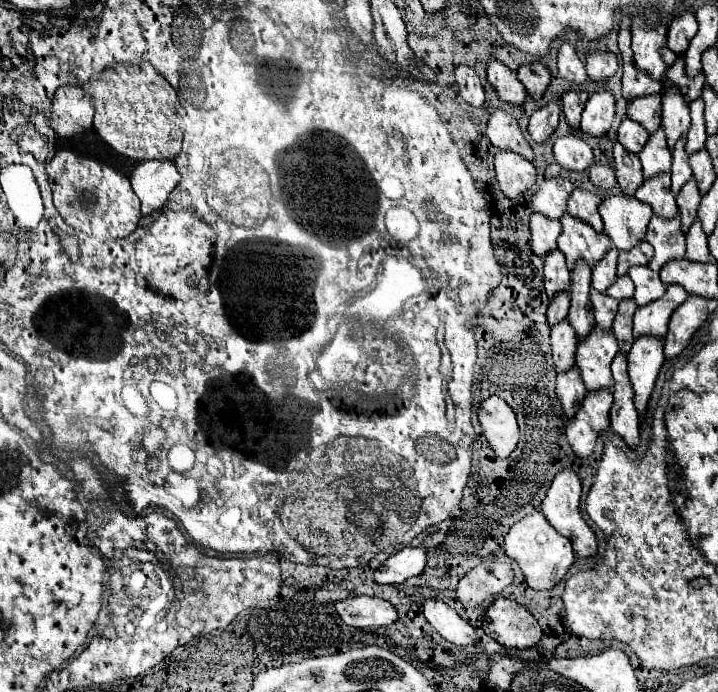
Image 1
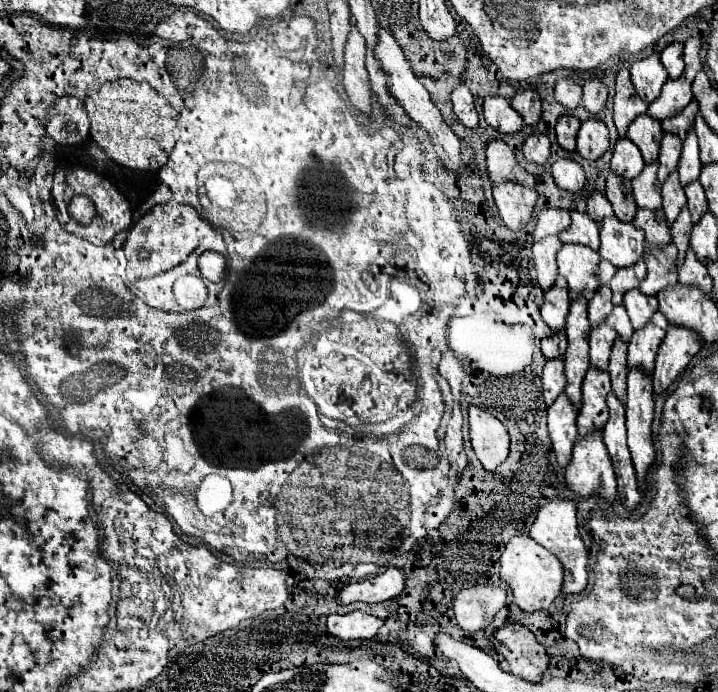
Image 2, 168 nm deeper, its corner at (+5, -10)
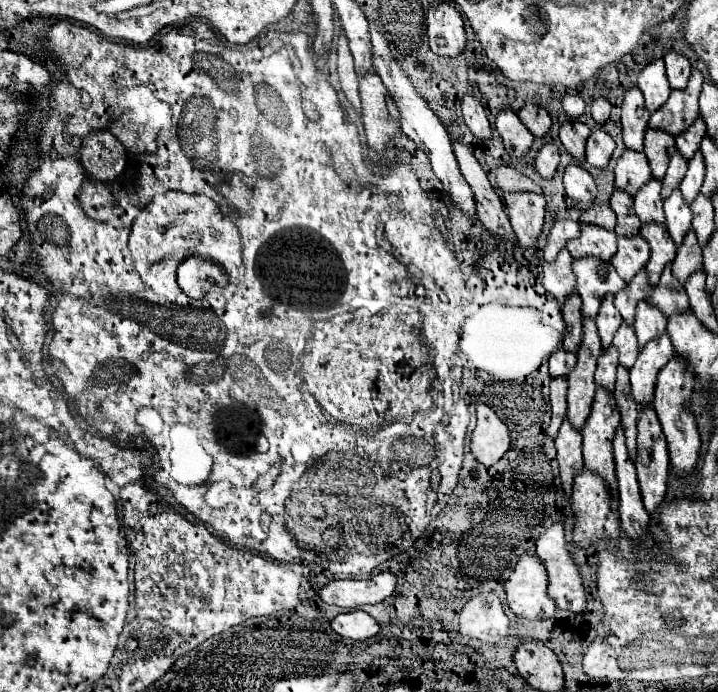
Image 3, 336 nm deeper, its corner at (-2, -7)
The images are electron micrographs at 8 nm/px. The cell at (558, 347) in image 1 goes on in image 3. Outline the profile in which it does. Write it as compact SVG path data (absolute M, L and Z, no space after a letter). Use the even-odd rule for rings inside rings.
M556 377L550 381L550 411L552 411L552 423L548 427L548 435L550 437L556 437L564 417L566 417L566 389L568 389L568 383L566 383L566 377Z

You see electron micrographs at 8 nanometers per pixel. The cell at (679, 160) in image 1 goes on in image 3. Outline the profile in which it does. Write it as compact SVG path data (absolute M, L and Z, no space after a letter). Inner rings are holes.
M674 189L672 195L664 201L664 213L666 213L666 227L670 237L674 239L676 245L682 243L686 231L692 225L692 211L688 203L684 201L680 189Z

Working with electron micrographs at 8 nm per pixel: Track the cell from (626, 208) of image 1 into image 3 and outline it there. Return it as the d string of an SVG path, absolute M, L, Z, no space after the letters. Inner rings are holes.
M642 235L634 237L618 237L618 251L612 257L612 267L622 275L622 279L628 283L648 261L650 247L648 241Z

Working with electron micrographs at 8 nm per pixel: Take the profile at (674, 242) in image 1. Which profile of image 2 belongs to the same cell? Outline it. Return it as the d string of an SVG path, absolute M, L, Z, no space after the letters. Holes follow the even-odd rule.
M673 242L667 246L653 246L649 252L645 252L643 260L647 262L647 278L639 284L639 292L657 296L659 292L677 284L677 248Z

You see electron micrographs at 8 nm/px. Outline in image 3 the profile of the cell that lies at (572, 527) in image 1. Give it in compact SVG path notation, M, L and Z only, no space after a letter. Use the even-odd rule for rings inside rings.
M554 521L550 527L546 527L546 531L540 535L540 539L536 543L536 553L546 563L546 571L548 571L548 595L556 601L556 607L570 609L574 613L584 611L586 589L582 585L580 567L574 563L574 559L570 557L570 553L566 549L566 535L564 535L564 523L562 521Z

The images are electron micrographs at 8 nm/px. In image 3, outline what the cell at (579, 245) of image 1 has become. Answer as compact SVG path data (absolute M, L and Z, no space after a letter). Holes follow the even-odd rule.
M580 257L572 261L572 271L576 275L576 291L582 297L582 315L596 317L598 307L608 293L616 293L622 287L626 287L624 279L610 267L610 263L604 263L608 267L608 277L600 279L596 269L602 265L602 259L596 257Z

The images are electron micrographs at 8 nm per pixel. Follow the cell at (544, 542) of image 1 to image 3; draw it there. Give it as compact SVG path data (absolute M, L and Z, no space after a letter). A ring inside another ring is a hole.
M524 553L510 579L504 583L508 607L526 619L548 619L556 611L554 599L548 595L548 573L538 555Z

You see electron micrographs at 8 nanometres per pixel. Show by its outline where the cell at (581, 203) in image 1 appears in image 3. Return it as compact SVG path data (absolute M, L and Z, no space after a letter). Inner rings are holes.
M580 223L580 237L572 239L566 247L574 259L592 255L610 261L616 251L616 233L592 223Z

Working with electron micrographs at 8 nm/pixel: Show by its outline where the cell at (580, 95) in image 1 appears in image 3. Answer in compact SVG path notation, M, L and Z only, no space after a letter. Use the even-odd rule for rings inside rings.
M574 119L574 121L568 121L560 127L560 141L562 145L566 147L566 151L576 157L578 161L584 159L584 147L586 147L586 139L590 135L590 129L588 125L584 125L582 121Z

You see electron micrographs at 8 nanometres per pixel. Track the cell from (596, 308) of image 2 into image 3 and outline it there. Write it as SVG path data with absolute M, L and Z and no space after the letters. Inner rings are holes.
M606 295L606 297L602 299L602 307L600 307L598 317L596 317L596 325L598 325L600 339L602 339L602 347L608 347L608 345L612 343L614 331L618 329L618 323L622 323L622 317L620 317L618 309L614 307L612 297L614 297L614 295Z

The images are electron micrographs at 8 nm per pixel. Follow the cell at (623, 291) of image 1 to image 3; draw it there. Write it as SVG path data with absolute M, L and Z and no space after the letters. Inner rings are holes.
M624 321L624 323L620 325L620 329L616 331L612 343L614 343L614 345L618 347L618 351L620 351L620 363L630 369L630 367L634 365L636 357L638 357L638 341L636 341L634 325L630 325L630 323Z

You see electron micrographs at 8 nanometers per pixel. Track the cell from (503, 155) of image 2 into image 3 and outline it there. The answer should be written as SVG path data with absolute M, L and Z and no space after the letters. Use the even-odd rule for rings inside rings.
M500 163L498 171L496 171L496 183L502 191L512 193L512 191L532 191L532 193L542 193L542 187L536 185L532 179L524 177L522 173L518 173L514 167Z

